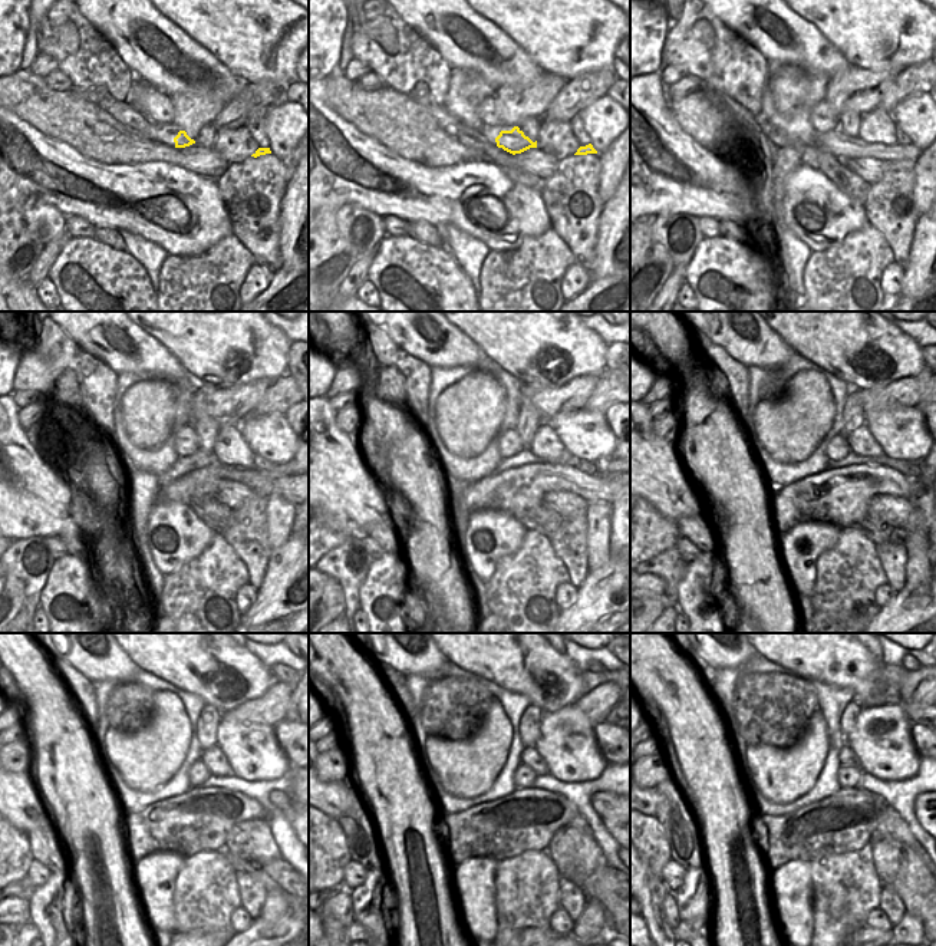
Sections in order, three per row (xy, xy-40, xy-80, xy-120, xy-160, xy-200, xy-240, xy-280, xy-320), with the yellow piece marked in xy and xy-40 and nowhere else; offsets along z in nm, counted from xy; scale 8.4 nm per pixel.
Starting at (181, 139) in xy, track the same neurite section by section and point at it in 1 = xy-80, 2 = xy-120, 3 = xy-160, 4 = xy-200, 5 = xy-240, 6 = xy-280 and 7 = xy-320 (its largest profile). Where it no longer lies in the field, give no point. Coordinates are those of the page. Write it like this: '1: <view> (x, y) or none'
1: xy-80 (837, 142)
2: xy-120 (264, 483)
3: xy-160 (518, 491)
4: xy-200 (841, 495)
5: xy-240 (198, 820)
6: xy-280 (527, 818)
7: xy-320 (844, 821)

